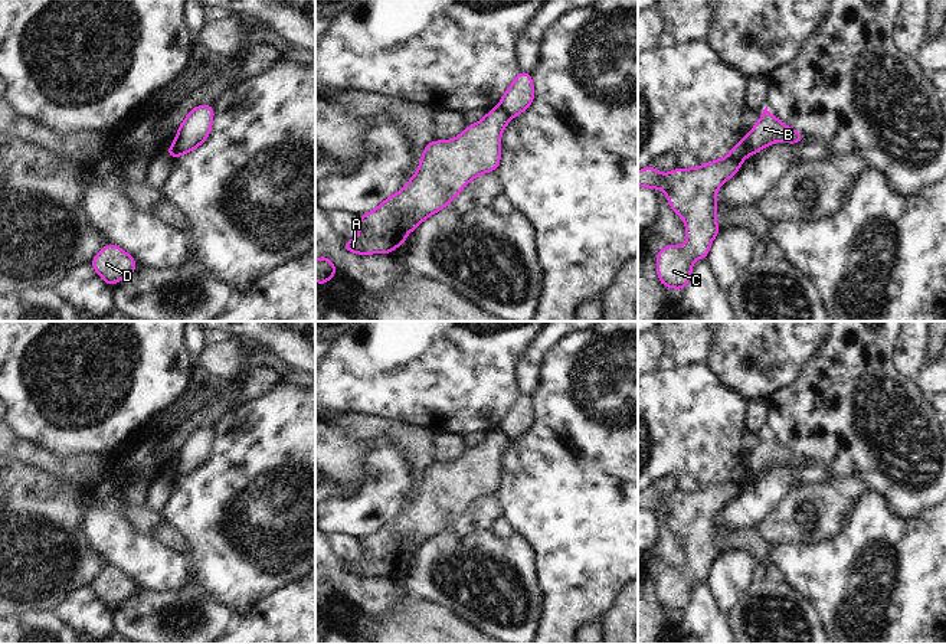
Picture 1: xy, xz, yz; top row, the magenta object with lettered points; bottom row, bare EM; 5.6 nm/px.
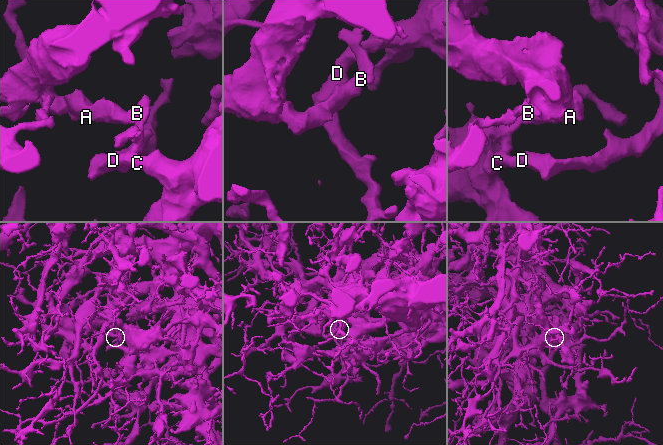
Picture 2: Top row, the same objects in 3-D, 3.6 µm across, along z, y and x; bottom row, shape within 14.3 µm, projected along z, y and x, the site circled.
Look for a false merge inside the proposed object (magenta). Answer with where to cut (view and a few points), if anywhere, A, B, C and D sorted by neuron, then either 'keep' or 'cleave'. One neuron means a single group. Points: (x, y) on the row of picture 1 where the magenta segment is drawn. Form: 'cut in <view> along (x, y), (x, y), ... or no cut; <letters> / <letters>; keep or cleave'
cut in yz along (746, 137), (749, 154); A B / C D; cleave

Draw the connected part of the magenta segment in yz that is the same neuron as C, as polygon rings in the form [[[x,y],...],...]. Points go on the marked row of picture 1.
[[[743,137],[733,146],[730,154],[724,158],[706,163],[694,169],[674,169],[667,176],[661,174],[654,164],[638,171],[638,186],[649,187],[652,190],[661,187],[668,194],[667,202],[670,207],[680,215],[685,222],[687,243],[680,248],[678,245],[665,245],[655,256],[657,275],[662,287],[670,287],[678,291],[690,282],[691,268],[695,258],[707,259],[708,249],[713,239],[720,232],[716,222],[718,187],[731,179],[740,169],[743,160],[749,156],[747,137]]]

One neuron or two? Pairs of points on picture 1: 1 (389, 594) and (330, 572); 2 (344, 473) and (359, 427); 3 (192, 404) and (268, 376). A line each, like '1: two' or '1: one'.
1: one
2: two
3: two

